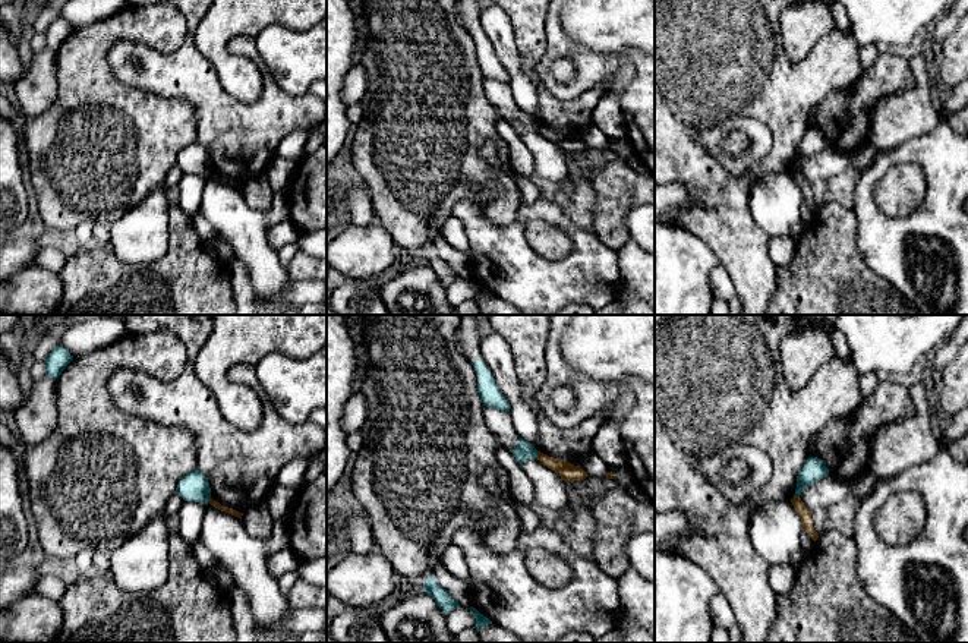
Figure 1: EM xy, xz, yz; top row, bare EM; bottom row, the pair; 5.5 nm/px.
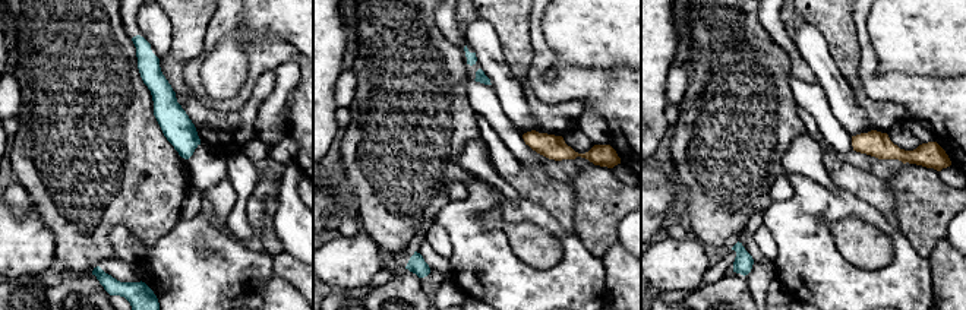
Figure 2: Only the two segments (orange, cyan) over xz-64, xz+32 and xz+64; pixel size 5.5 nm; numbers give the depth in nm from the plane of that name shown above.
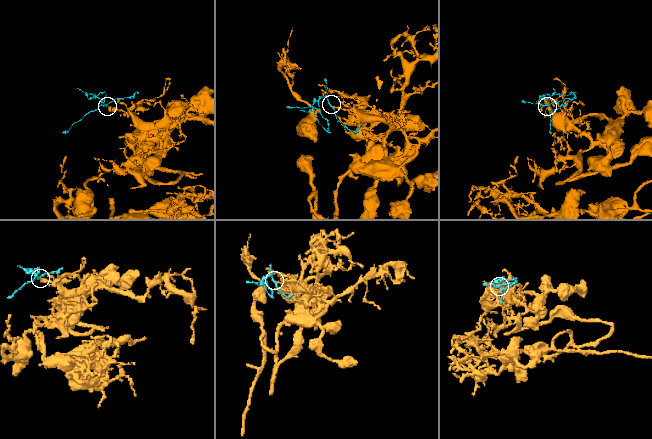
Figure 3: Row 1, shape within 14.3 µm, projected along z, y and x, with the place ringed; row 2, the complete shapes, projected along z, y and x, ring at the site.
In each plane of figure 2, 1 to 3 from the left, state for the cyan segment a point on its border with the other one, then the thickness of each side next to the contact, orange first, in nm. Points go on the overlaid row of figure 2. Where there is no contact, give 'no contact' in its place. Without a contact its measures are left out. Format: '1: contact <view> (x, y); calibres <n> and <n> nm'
1: no contact
2: no contact
3: no contact

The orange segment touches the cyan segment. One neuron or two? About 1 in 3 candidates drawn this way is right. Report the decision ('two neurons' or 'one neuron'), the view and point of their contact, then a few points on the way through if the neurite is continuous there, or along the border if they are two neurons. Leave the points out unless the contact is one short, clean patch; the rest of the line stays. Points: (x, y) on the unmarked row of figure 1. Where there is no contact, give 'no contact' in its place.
two neurons; meets orange in xz at (538, 126); border along xz (539, 123), (536, 129)

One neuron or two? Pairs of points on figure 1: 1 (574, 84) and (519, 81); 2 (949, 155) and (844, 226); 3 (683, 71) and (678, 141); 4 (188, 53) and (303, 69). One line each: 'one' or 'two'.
1: two
2: two
3: one
4: two

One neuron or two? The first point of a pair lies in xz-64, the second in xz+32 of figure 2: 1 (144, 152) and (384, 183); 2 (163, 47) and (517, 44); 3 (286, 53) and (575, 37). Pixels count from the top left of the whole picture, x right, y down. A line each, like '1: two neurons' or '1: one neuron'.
1: one neuron
2: two neurons
3: two neurons

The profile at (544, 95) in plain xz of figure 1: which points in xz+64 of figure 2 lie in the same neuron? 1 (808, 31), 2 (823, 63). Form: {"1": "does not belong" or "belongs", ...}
{"1": "does not belong", "2": "does not belong"}

